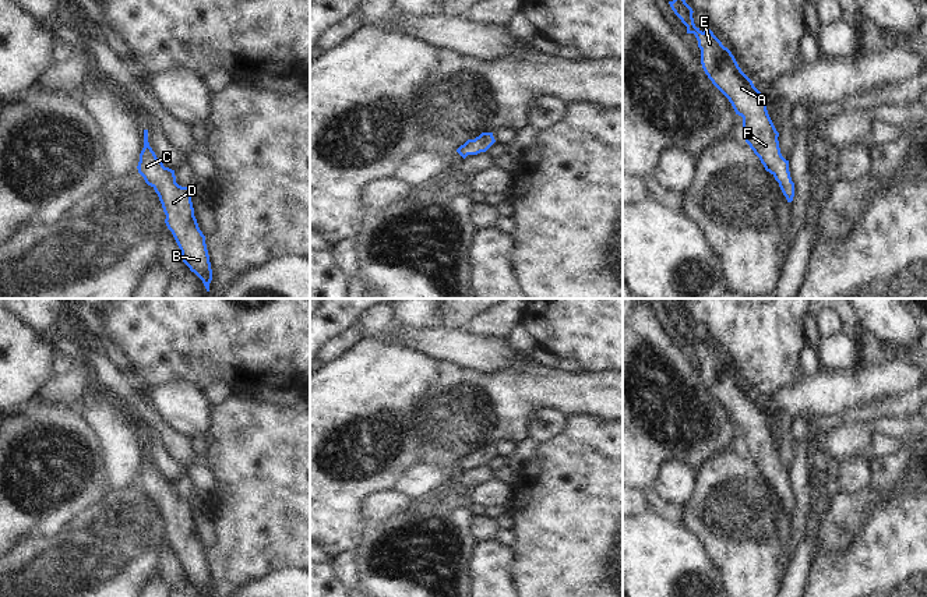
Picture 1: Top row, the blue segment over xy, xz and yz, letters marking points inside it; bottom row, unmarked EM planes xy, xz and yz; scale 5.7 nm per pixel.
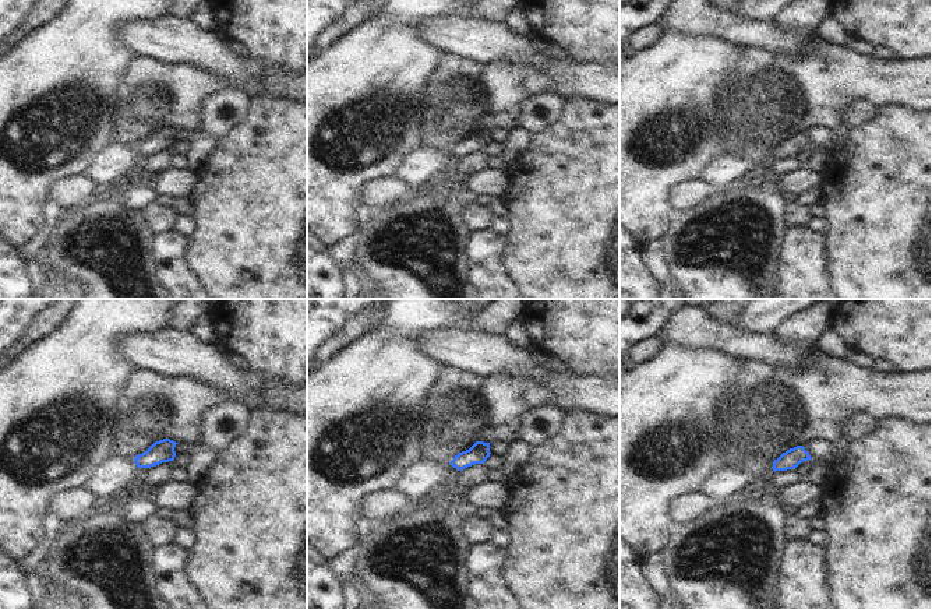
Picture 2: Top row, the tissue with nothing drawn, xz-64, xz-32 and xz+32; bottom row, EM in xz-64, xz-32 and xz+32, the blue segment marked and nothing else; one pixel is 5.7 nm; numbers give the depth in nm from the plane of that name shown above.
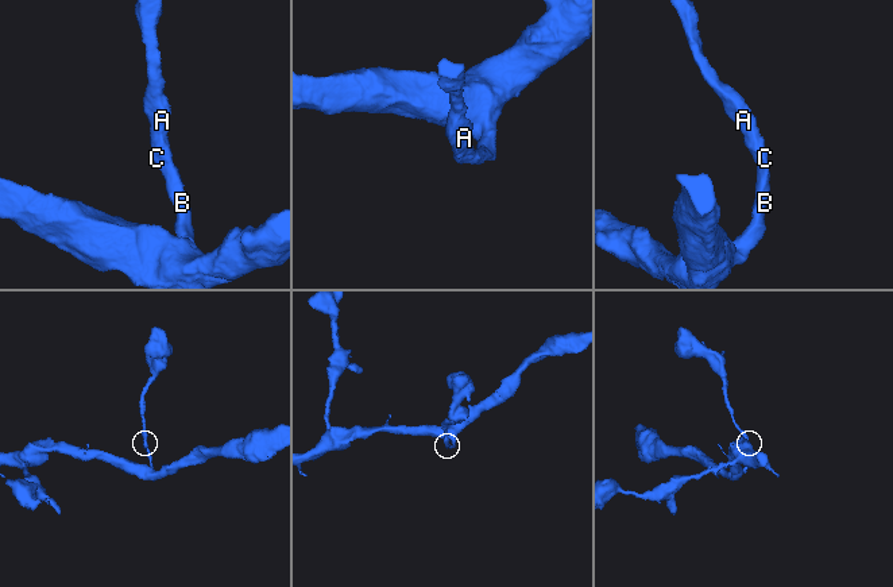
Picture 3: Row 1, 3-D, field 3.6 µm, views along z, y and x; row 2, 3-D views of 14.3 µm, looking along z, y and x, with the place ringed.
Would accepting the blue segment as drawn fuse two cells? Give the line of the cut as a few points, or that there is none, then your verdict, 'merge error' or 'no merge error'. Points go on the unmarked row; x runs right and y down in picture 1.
cut none; no merge error

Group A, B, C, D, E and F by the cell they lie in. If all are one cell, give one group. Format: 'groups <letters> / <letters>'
groups A B C D E F

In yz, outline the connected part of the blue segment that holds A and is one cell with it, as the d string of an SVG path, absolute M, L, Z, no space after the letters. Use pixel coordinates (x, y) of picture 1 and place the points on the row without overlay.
M683 308L669 314L674 326L687 339L687 346L694 346L701 361L701 377L712 396L729 411L736 427L743 430L743 451L759 470L786 509L793 513L794 495L786 473L779 460L776 444L765 417L764 407L741 384L732 364L722 357L711 342L701 343L695 339L692 321Z

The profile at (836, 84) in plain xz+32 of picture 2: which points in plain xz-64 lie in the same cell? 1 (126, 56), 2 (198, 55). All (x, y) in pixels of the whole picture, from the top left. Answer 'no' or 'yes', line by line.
1: no
2: no

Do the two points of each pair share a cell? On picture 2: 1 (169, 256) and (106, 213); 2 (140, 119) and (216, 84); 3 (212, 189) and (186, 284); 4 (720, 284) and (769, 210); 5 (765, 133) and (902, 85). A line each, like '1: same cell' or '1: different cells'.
1: different cells
2: same cell
3: different cells
4: same cell
5: same cell

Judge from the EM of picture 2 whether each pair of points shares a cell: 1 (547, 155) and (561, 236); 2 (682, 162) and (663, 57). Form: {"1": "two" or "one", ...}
{"1": "one", "2": "one"}

